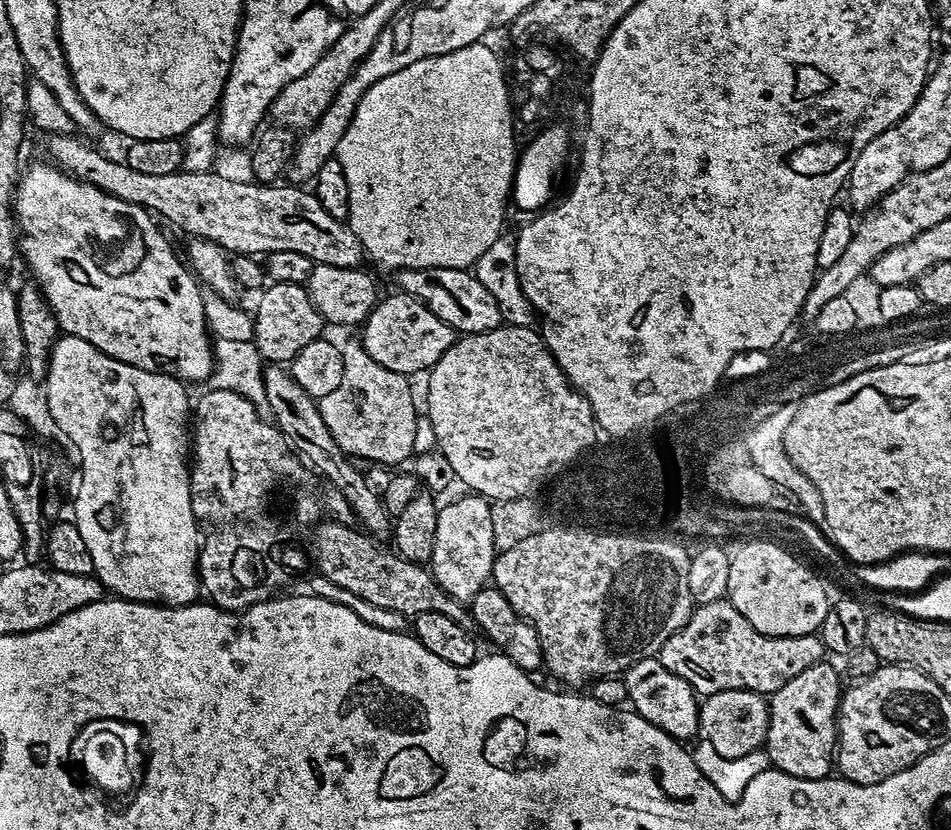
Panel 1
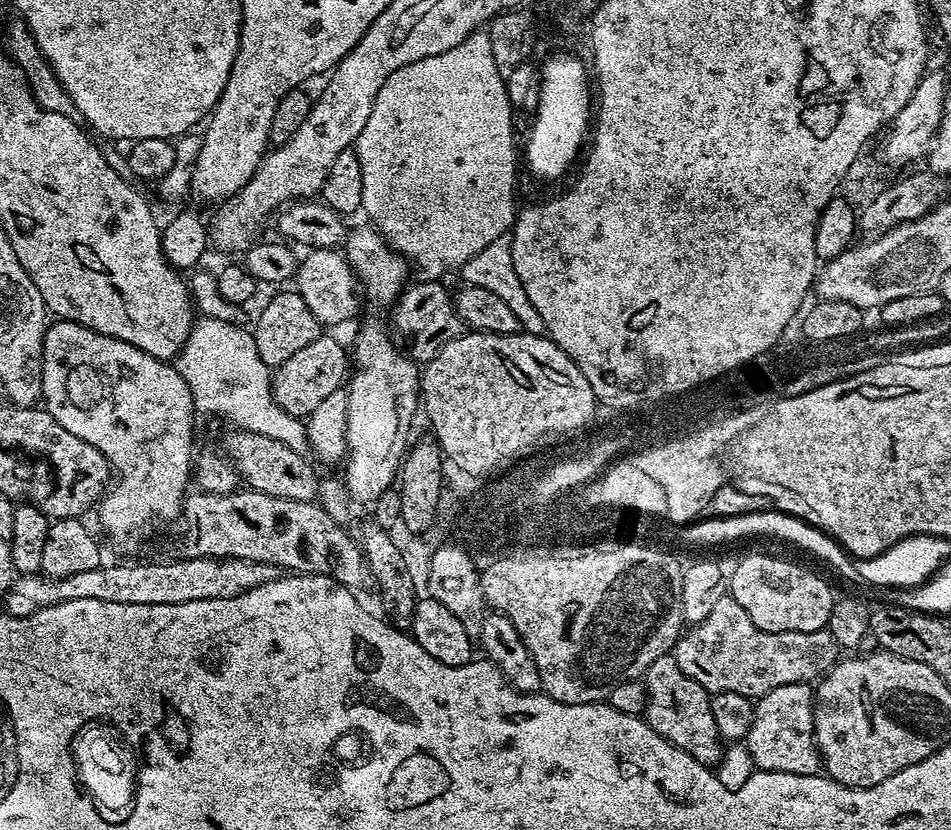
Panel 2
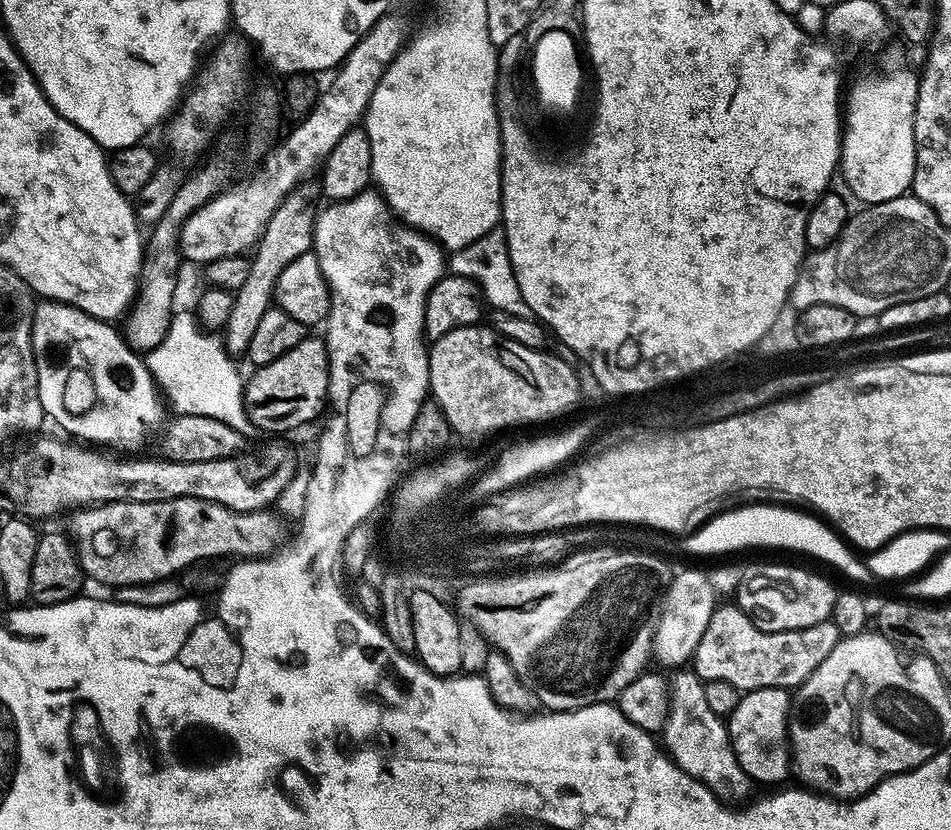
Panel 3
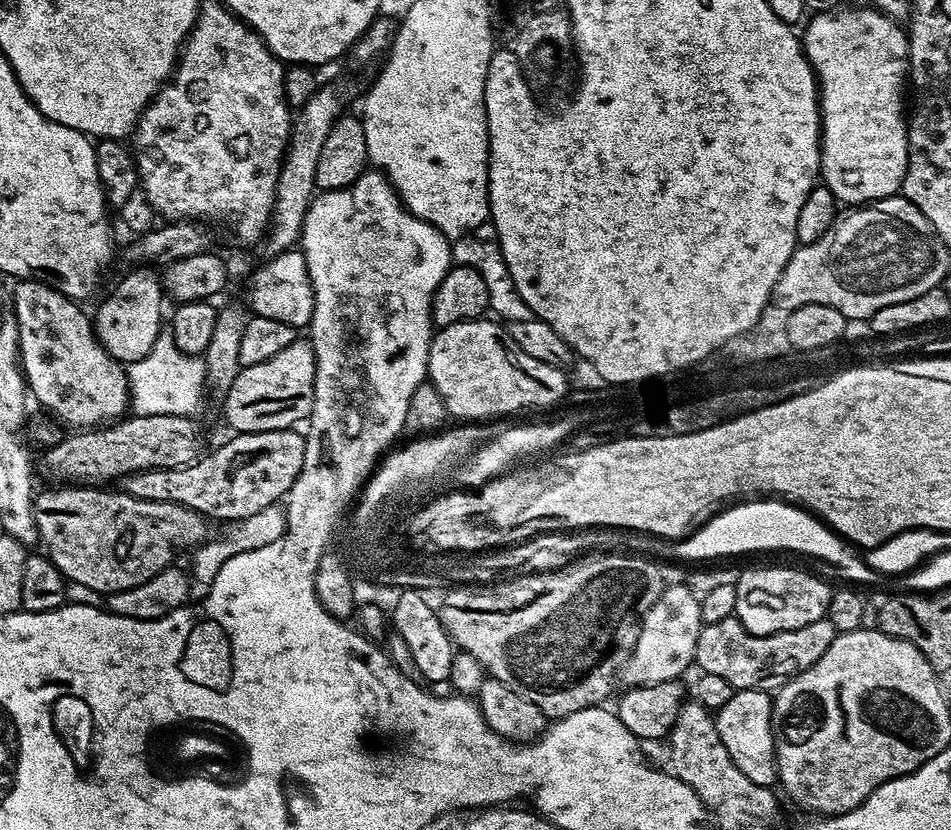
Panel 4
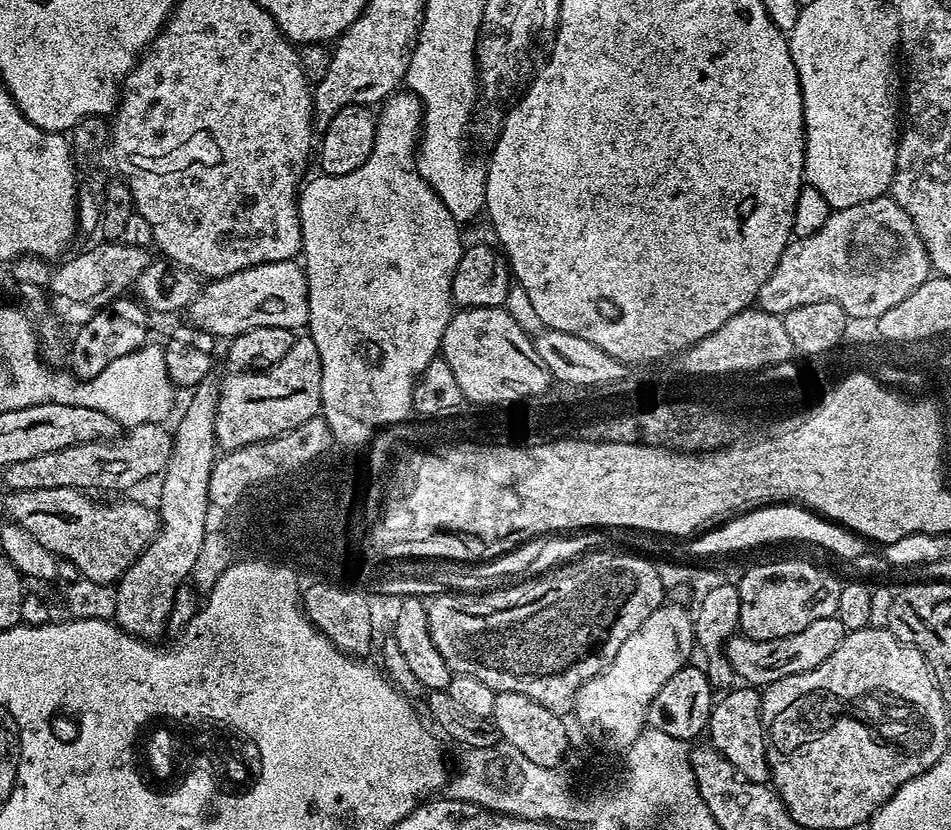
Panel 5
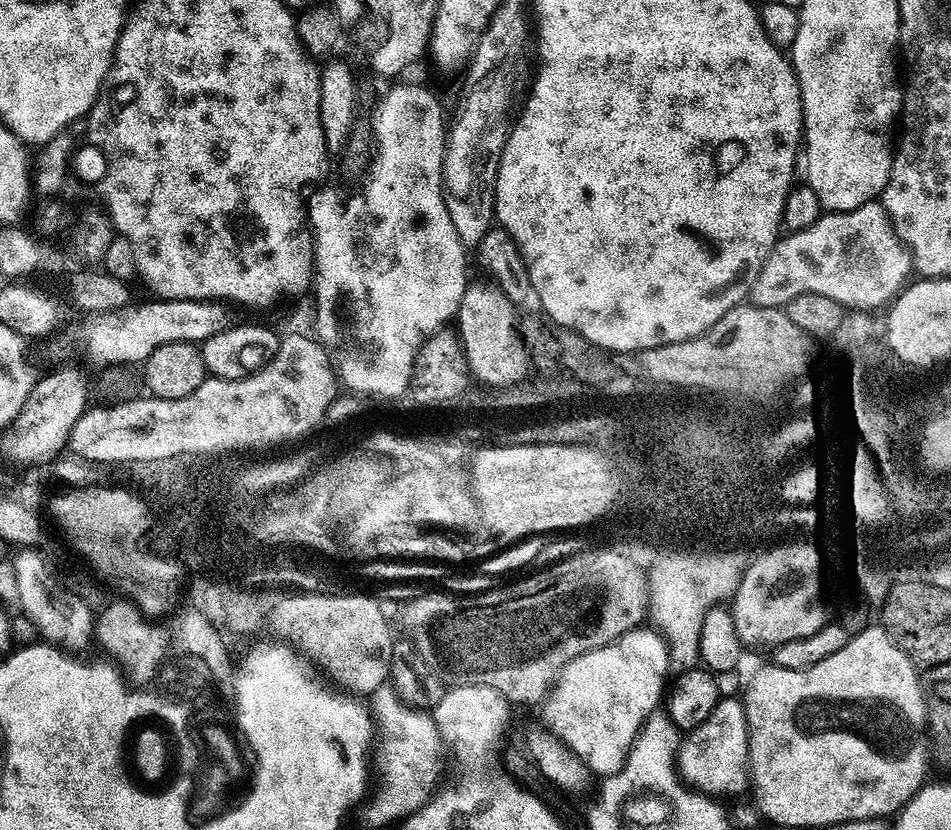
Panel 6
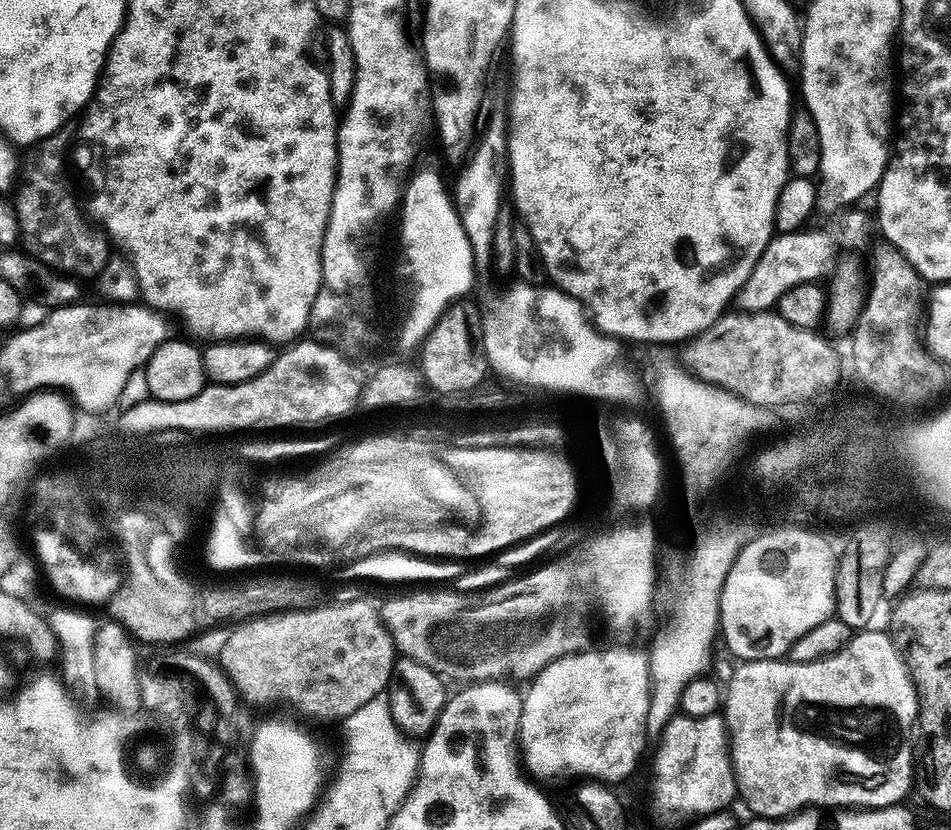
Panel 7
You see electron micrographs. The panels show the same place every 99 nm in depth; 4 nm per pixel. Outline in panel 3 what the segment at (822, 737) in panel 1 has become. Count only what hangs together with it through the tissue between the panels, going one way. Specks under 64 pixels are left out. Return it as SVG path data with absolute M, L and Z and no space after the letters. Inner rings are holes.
M759 688L753 692L743 693L734 706L734 710L727 716L728 737L732 743L734 754L738 758L738 766L748 775L749 781L768 786L780 786L793 771L792 750L788 740L788 714L790 711L790 692L787 688Z

